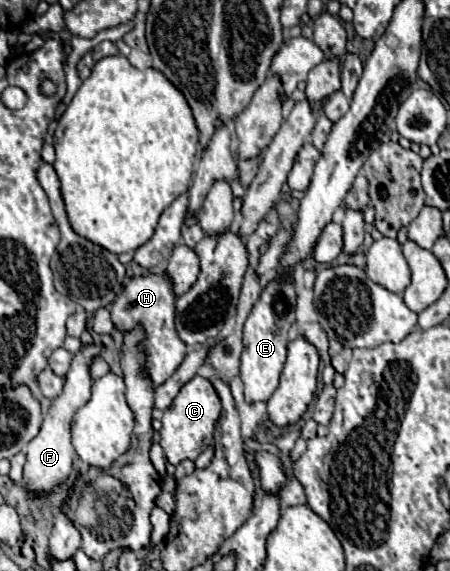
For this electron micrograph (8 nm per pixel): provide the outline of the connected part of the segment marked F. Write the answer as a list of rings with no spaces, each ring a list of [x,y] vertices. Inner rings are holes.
[[[90,343],[82,345],[80,351],[72,359],[72,367],[68,375],[64,377],[64,389],[62,393],[52,401],[48,413],[44,415],[44,423],[40,427],[40,433],[30,441],[28,451],[26,451],[26,465],[24,465],[24,483],[30,491],[40,493],[40,491],[50,491],[62,481],[72,471],[72,459],[76,455],[74,445],[70,441],[70,421],[76,409],[84,407],[90,401],[90,385],[92,385],[92,375],[90,375],[90,365],[102,357],[102,343]]]

